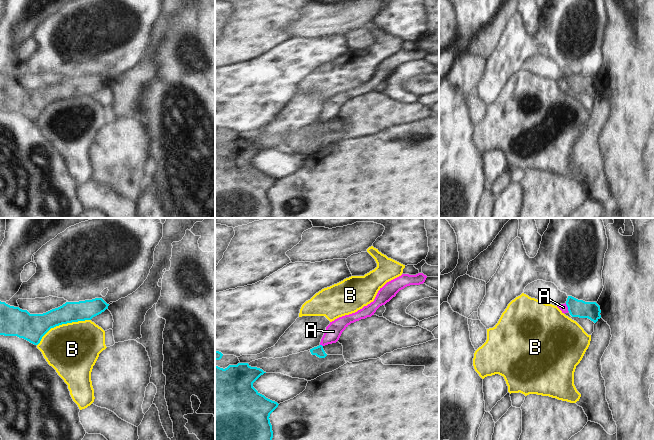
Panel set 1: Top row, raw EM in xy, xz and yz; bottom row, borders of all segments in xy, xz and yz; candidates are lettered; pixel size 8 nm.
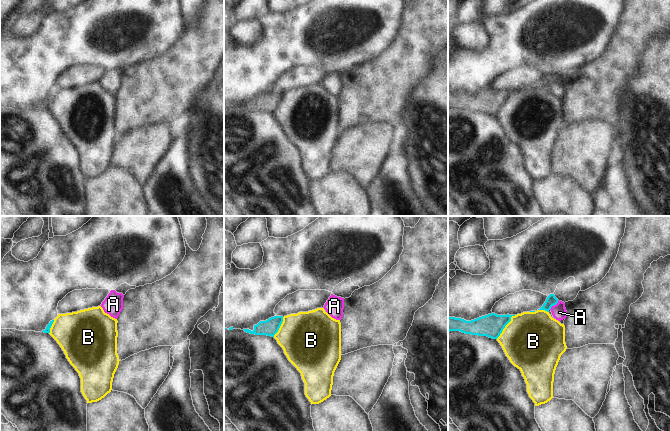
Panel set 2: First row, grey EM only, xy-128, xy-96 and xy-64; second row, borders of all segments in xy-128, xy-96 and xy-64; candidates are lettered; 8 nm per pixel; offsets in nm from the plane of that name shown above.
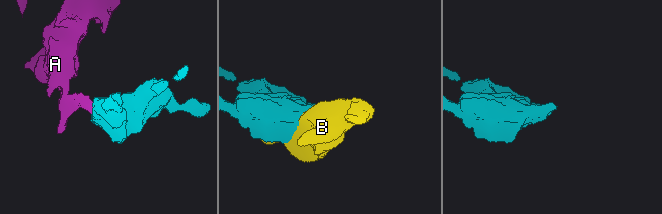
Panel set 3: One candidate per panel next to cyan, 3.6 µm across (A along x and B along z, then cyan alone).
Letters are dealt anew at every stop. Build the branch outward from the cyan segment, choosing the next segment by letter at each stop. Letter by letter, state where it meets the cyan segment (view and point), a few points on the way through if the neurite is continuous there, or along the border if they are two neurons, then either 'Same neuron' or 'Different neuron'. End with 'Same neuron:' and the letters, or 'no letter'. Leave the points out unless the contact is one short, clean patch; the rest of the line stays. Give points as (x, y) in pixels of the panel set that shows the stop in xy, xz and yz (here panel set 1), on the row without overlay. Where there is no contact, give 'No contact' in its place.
A: Touches cyan at yz (567, 82). Boundary: yz (565, 79), (569, 87). Different neuron
B: Touches cyan at xy (62, 99). Different neuron
Same neuron: no letter.

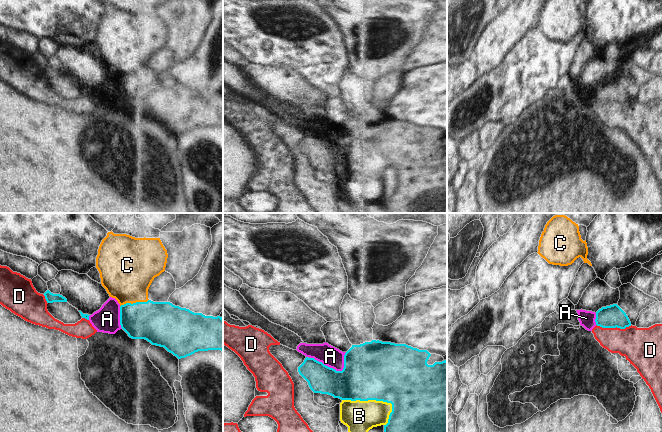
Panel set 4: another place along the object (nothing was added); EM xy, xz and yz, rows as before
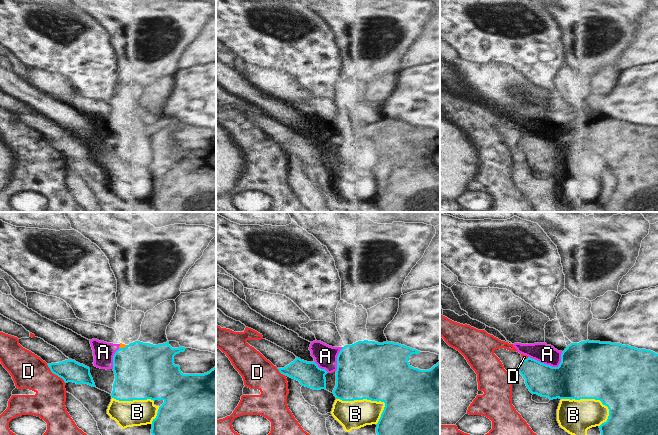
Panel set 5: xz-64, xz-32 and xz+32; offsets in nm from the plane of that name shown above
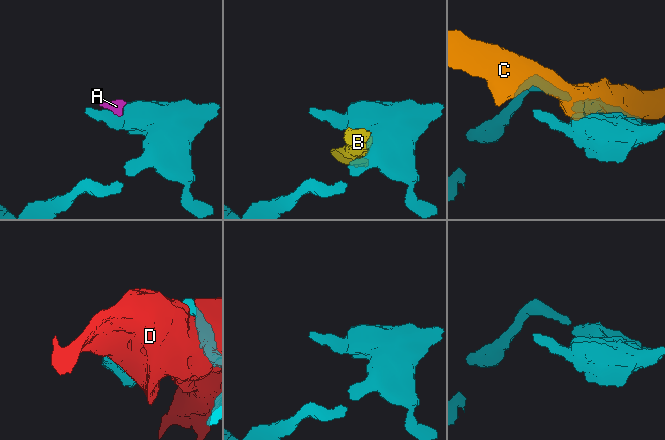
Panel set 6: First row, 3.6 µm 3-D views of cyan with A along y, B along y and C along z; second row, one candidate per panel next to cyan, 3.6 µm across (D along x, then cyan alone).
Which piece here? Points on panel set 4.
A: Touches cyan at xz (334, 145). Path across: xz (364, 153), (342, 151), (334, 145), (330, 141), (330, 132). Same neuron
B: Touches cyan at xz (376, 176). Different neuron
C: Touches cyan at xy (134, 79). Different neuron
D: Touches cyan at yz (614, 103). Different neuron
Same neuron: A.

